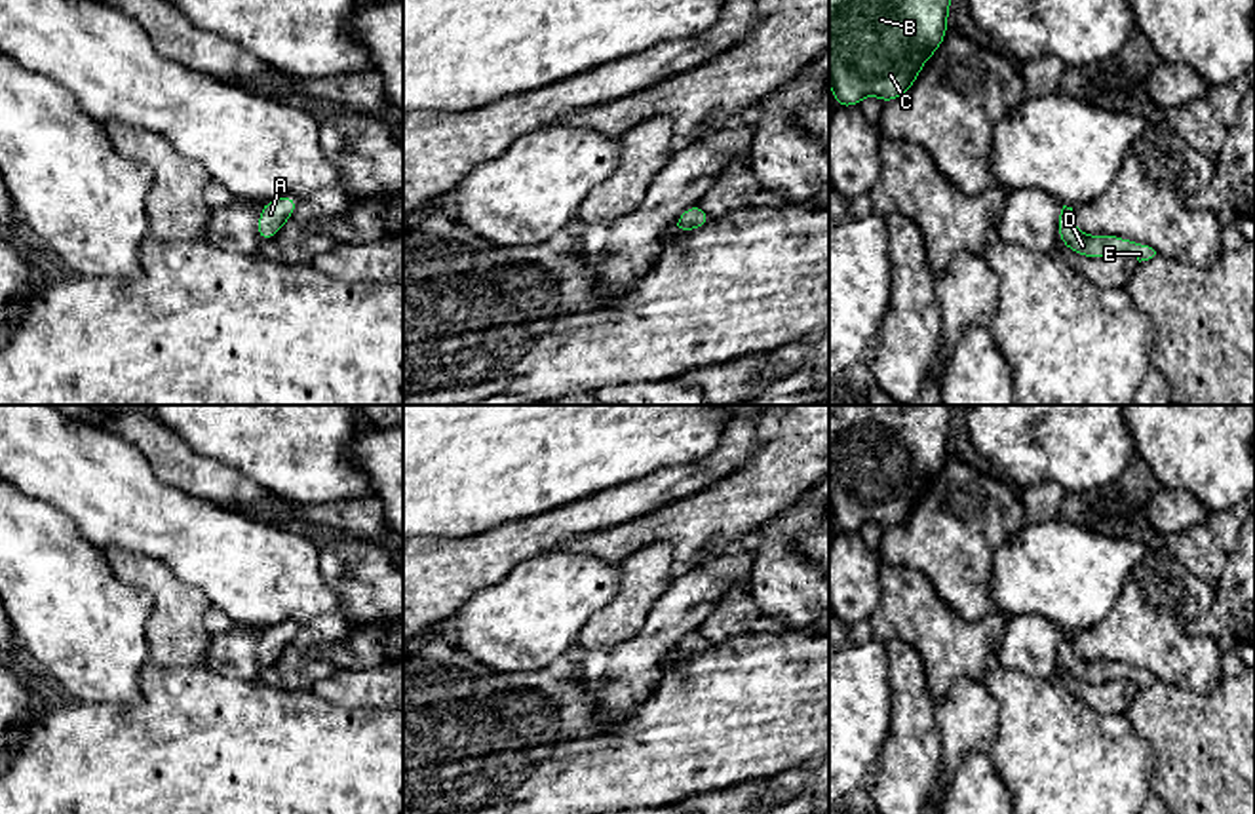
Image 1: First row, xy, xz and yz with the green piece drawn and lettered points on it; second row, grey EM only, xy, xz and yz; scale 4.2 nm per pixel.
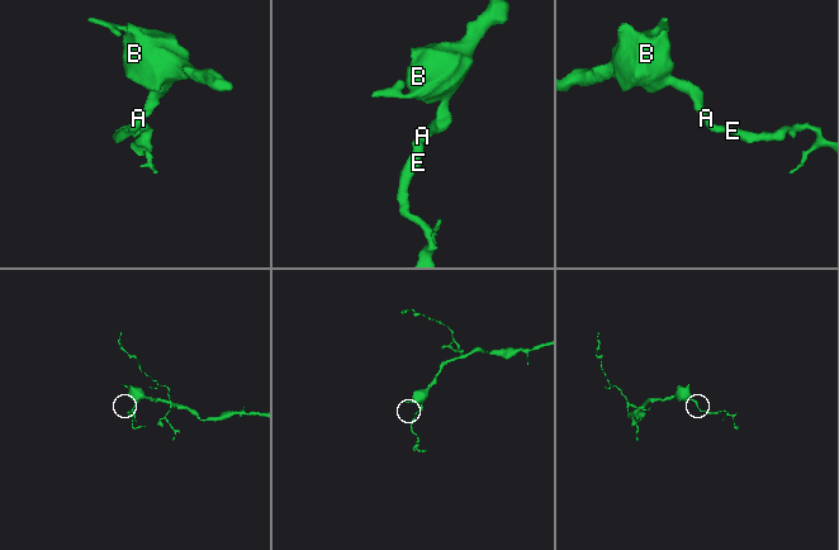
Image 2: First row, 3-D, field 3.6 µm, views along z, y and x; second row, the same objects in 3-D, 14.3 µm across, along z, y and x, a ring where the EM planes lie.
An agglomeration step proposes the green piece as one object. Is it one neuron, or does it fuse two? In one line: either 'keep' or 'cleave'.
keep

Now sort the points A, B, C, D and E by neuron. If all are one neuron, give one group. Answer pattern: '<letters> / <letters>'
A B C D E

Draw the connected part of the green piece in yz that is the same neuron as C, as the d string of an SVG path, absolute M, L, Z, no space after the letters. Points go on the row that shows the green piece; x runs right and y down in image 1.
M829 0L829 84L833 87L835 105L837 107L856 107L867 95L877 95L882 105L905 95L915 78L920 74L920 68L928 61L930 55L937 51L943 44L947 30L947 15L949 15L951 0Z

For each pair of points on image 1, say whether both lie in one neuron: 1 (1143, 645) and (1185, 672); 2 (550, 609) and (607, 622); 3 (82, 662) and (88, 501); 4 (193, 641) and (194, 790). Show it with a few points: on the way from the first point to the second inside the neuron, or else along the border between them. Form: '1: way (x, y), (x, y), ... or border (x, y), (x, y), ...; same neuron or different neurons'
1: way (1153, 645), (1158, 645), (1176, 662); same neuron
2: border (618, 584), (613, 598), (575, 639); different neurons
3: border (56, 506), (101, 552); different neurons
4: border (151, 658), (168, 666), (202, 668); different neurons

